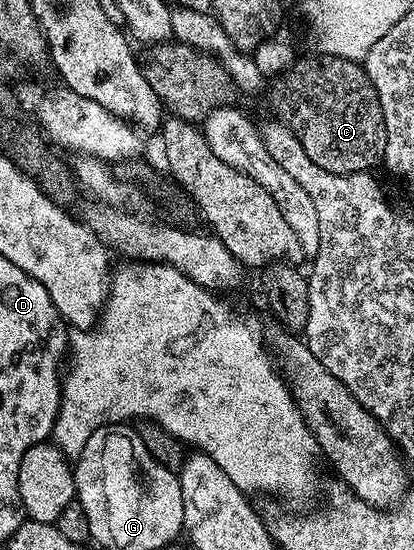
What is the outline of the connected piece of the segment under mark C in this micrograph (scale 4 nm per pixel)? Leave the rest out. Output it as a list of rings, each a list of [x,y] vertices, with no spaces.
[[[330,54],[316,57],[298,57],[286,74],[272,79],[267,90],[269,106],[273,109],[272,117],[282,122],[299,140],[299,144],[303,144],[307,156],[311,156],[319,168],[327,168],[327,172],[363,174],[372,171],[372,166],[380,167],[387,148],[387,124],[383,120],[379,92],[375,92],[375,84],[371,84],[364,65]]]

